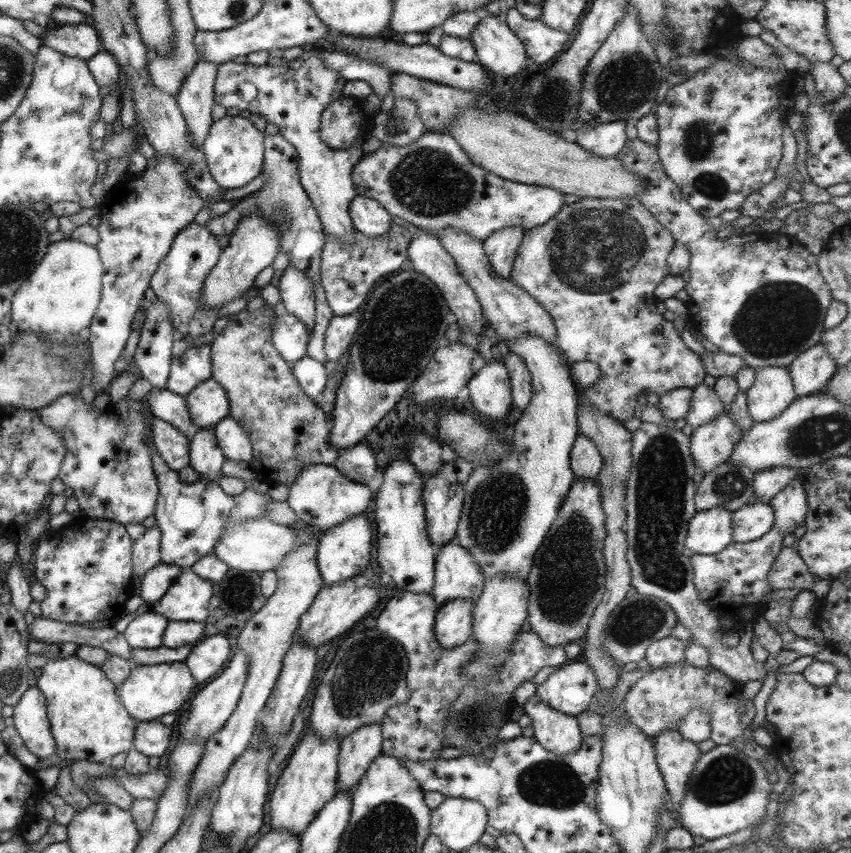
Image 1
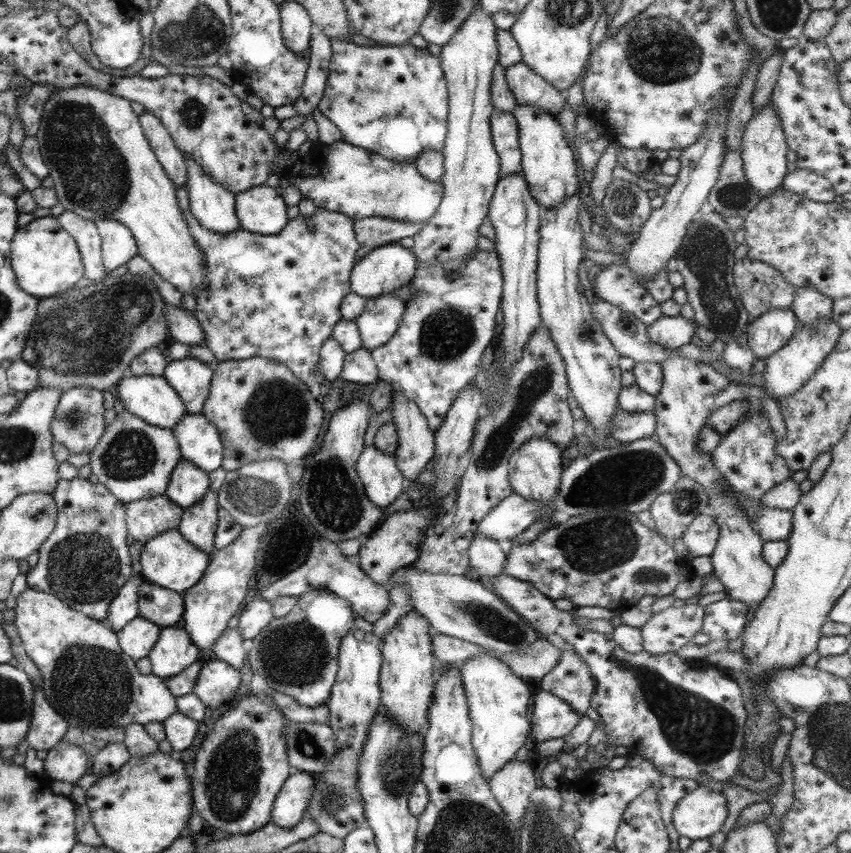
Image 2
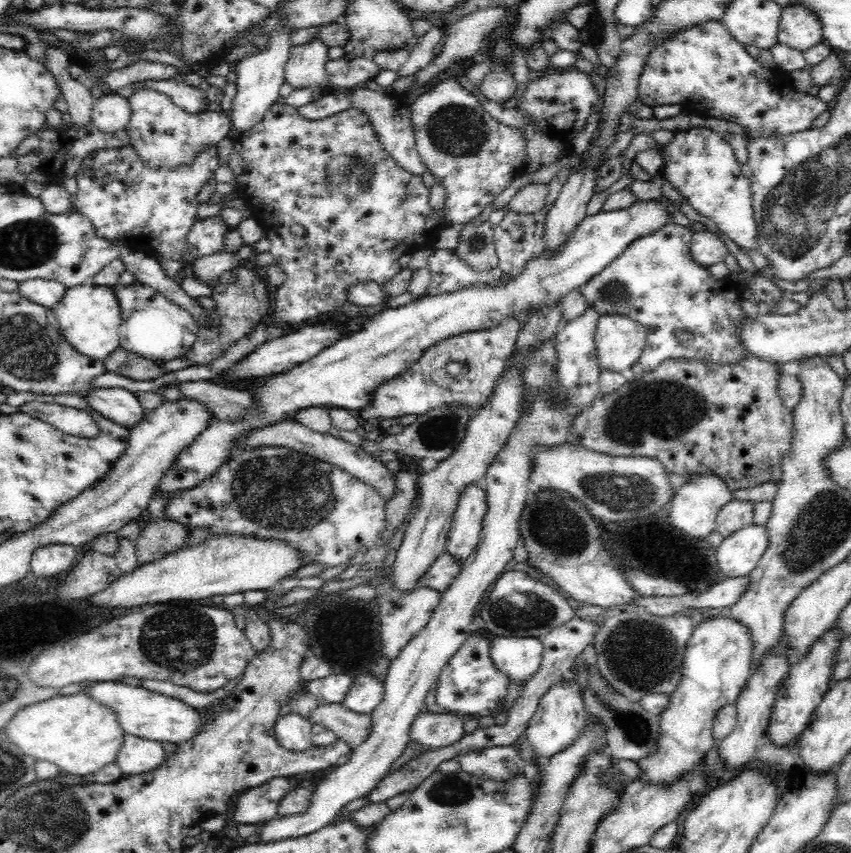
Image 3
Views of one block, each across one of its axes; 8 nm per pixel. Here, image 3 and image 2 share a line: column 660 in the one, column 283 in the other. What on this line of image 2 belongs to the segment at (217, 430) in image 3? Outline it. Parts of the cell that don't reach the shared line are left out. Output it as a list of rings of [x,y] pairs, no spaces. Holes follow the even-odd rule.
[[[259,185],[238,192],[234,196],[238,226],[247,232],[260,235],[277,234],[285,224],[284,200],[270,186]]]

